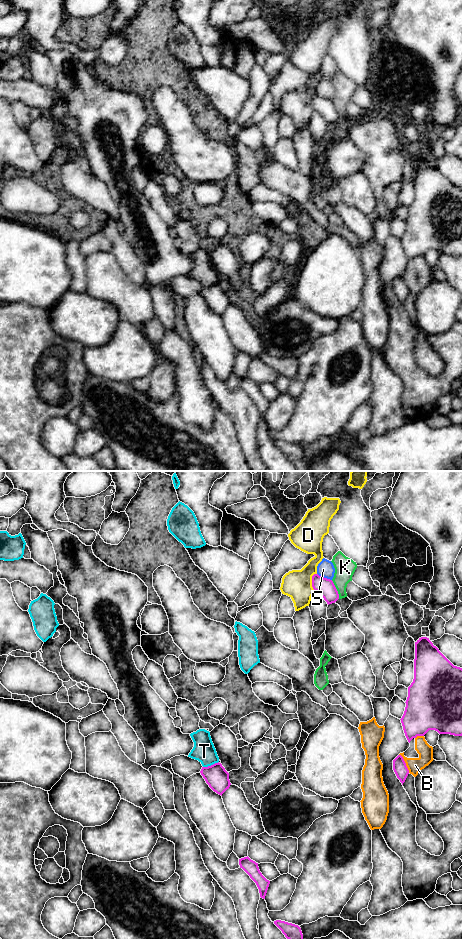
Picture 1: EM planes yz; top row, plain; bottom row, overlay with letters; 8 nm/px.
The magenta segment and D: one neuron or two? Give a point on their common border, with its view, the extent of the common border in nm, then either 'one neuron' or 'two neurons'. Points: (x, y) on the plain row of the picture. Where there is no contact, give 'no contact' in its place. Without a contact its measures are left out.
yz (312, 101) | 140 nm | two neurons

